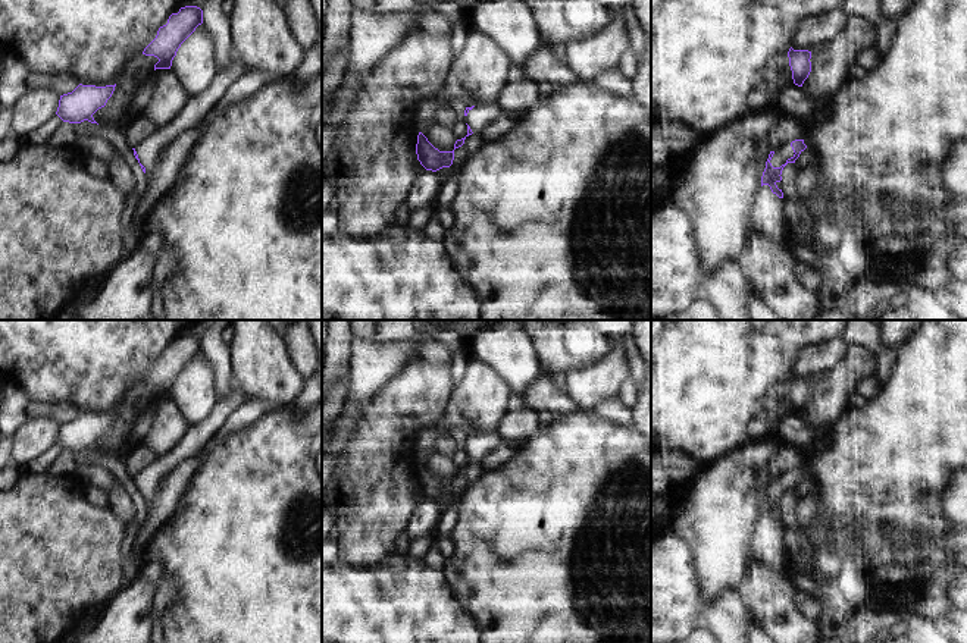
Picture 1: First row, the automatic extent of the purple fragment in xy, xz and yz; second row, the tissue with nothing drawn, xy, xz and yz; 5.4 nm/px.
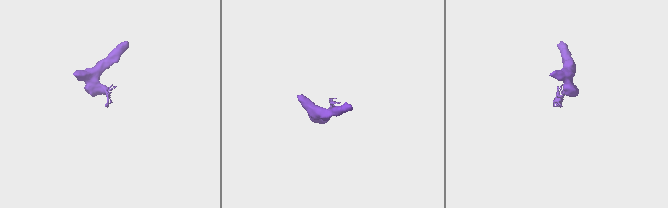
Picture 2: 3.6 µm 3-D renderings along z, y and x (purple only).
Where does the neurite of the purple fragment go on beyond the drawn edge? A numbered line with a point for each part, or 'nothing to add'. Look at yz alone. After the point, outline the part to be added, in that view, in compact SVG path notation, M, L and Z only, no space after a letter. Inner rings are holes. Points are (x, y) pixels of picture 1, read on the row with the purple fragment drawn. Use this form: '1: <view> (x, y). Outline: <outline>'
1: yz (785, 151). Outline: M791 144L782 145L777 151L774 151L770 163L773 167L780 167L782 164L786 163L788 159L794 157L794 150Z

